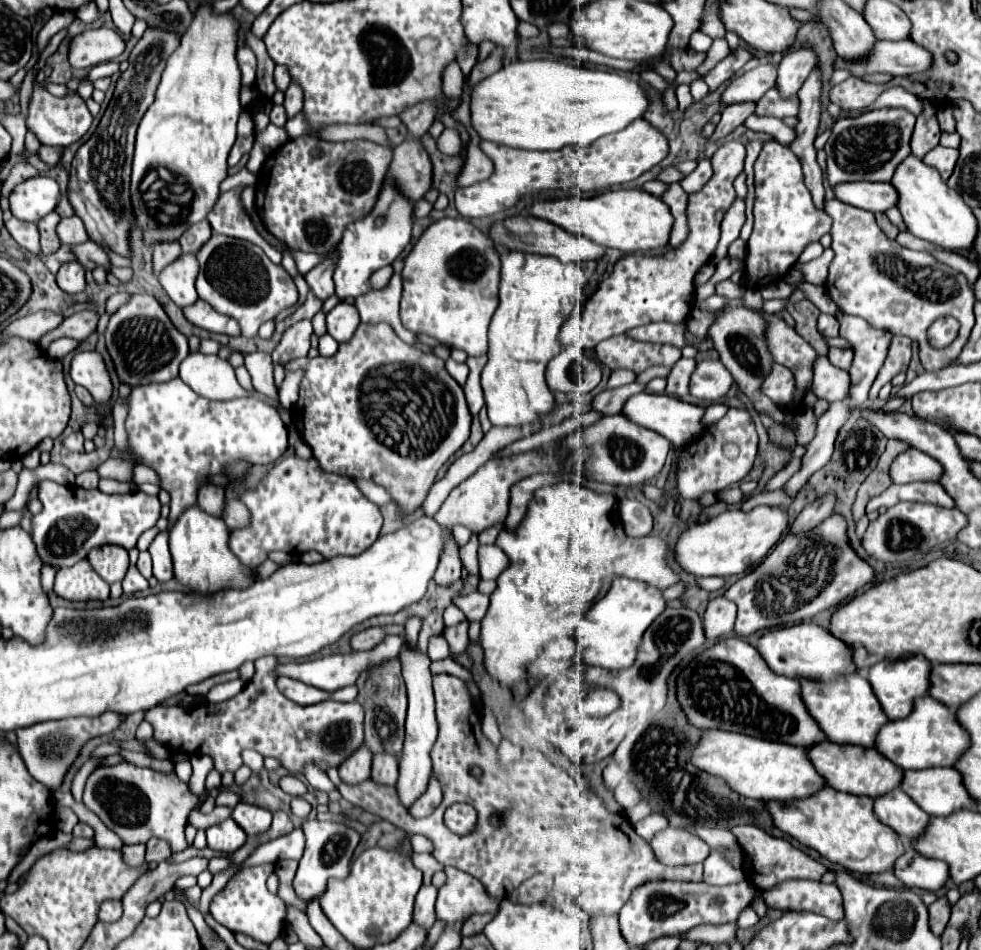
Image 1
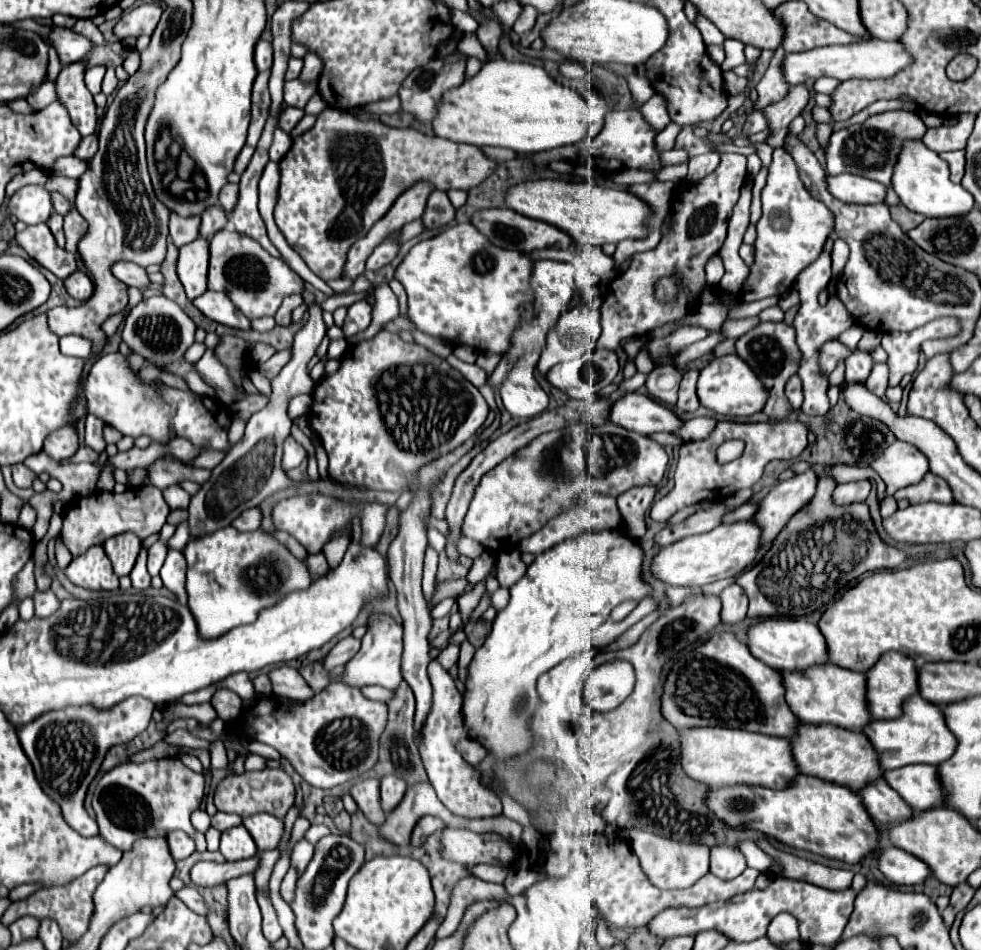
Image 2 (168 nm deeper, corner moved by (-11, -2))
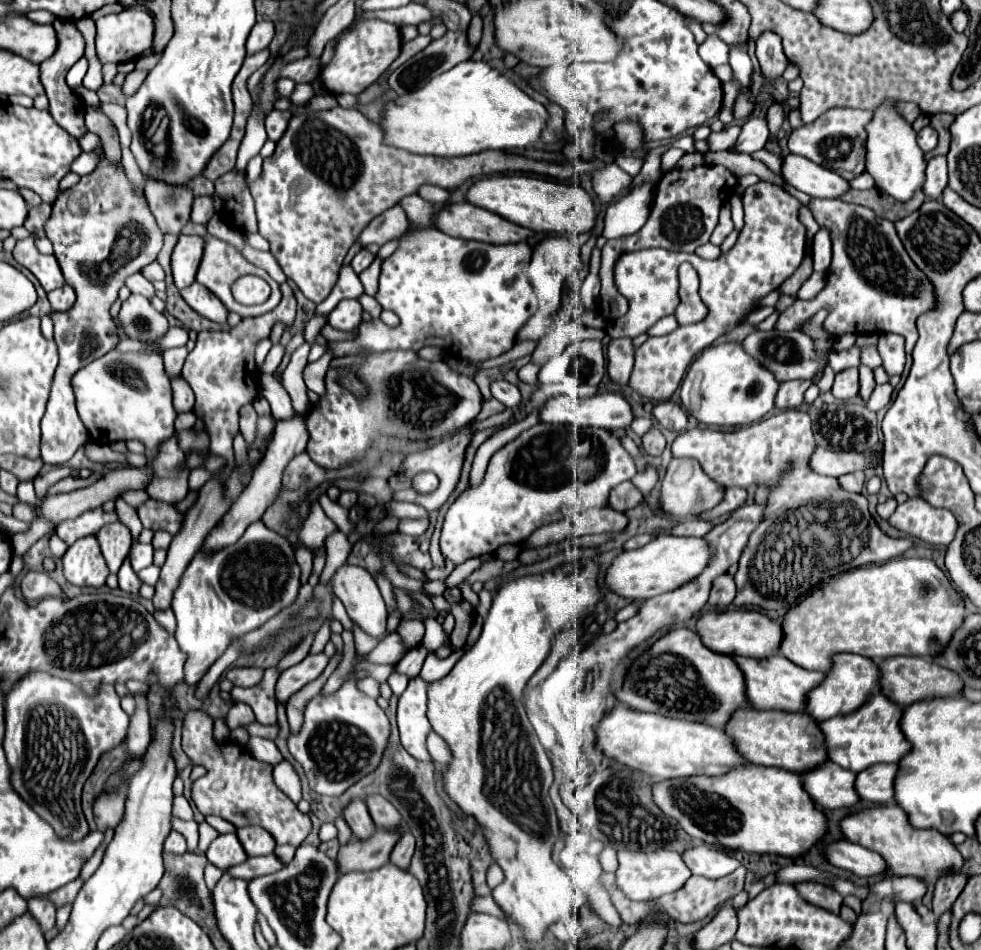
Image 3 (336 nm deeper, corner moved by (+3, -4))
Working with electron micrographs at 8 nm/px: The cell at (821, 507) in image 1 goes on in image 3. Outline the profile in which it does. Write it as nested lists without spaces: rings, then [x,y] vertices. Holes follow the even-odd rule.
[[[856,471],[852,475],[842,475],[838,477],[838,485],[848,493],[860,493],[864,487],[864,473]]]

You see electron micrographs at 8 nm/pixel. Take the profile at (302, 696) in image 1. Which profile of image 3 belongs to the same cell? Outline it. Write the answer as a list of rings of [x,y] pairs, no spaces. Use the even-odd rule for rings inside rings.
[[[252,667],[252,669],[230,669],[226,677],[238,687],[256,687],[260,685],[262,675],[264,675],[262,669]]]

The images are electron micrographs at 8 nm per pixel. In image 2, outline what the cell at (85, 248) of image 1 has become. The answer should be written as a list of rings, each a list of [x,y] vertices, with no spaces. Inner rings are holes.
[[[120,261],[112,267],[112,273],[124,281],[126,285],[130,287],[138,287],[138,289],[146,289],[150,285],[150,279],[148,279],[148,273],[144,267],[136,265],[136,263],[128,263],[128,261]]]

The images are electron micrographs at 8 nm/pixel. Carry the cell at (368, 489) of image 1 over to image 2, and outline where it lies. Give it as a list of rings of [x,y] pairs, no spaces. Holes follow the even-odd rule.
[[[304,287],[302,297],[304,297],[304,303],[308,305],[310,319],[294,337],[292,359],[272,379],[272,395],[270,395],[268,405],[250,417],[244,437],[228,451],[224,461],[212,469],[210,481],[206,481],[200,487],[200,491],[192,497],[190,507],[188,507],[188,511],[190,511],[190,517],[188,517],[190,537],[202,537],[202,533],[214,533],[214,529],[224,529],[242,511],[256,507],[266,497],[296,485],[294,481],[290,481],[290,477],[282,471],[282,465],[280,465],[282,463],[282,445],[292,429],[292,419],[288,417],[286,405],[294,395],[310,393],[314,389],[314,381],[306,373],[306,365],[308,365],[310,357],[316,355],[316,347],[320,345],[322,337],[326,335],[326,327],[322,321],[322,309],[320,309],[320,305],[316,305],[314,293]]]

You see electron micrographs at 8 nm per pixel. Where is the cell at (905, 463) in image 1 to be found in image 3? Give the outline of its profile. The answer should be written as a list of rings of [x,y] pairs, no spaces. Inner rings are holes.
[[[818,447],[812,455],[812,467],[820,475],[840,477],[854,471],[876,469],[880,465],[880,459],[882,459],[882,451],[856,453],[856,451],[828,451]]]

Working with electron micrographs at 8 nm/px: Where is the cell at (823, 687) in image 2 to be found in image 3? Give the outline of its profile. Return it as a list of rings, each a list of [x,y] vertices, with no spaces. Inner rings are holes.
[[[772,655],[772,659],[736,659],[738,667],[744,671],[748,681],[748,701],[756,709],[764,711],[786,711],[786,713],[806,713],[806,695],[814,687],[818,687],[826,673],[822,671],[808,671],[786,659],[784,655]]]

